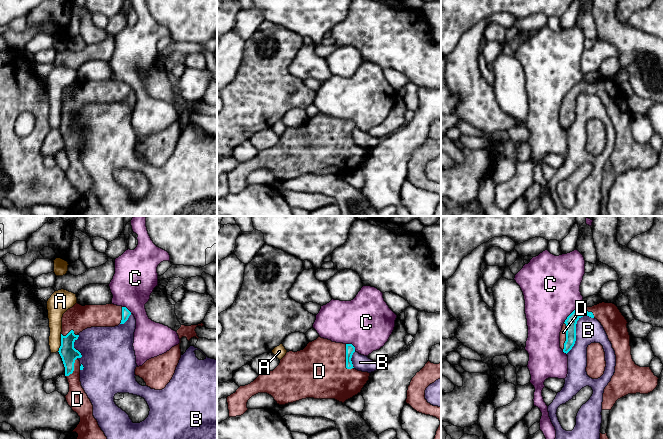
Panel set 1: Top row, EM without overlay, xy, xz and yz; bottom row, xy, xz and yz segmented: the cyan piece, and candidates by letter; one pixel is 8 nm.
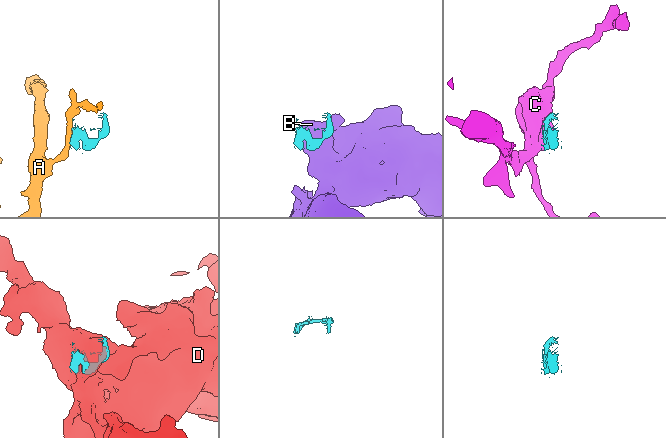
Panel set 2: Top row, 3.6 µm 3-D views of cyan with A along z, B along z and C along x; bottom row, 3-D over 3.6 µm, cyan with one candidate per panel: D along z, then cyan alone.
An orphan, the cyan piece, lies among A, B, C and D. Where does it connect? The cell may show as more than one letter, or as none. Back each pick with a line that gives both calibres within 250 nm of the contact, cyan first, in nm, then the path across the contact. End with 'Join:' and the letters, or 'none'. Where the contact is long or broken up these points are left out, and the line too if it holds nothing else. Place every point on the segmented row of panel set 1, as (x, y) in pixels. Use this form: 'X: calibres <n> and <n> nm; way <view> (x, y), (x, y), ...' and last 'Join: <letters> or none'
D: calibres 80 and 440 nm
Join: D

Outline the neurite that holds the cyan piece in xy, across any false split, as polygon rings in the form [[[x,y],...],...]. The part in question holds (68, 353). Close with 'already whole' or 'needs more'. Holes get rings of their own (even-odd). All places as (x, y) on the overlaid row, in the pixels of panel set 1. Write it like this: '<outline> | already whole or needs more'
[[[76,303],[62,317],[61,346],[59,354],[65,367],[69,392],[65,396],[68,405],[80,417],[69,440],[107,440],[93,416],[93,405],[81,386],[80,371],[83,365],[78,360],[81,353],[74,348],[79,333],[91,327],[115,327],[124,324],[131,312],[114,304],[85,305]]] | needs more

